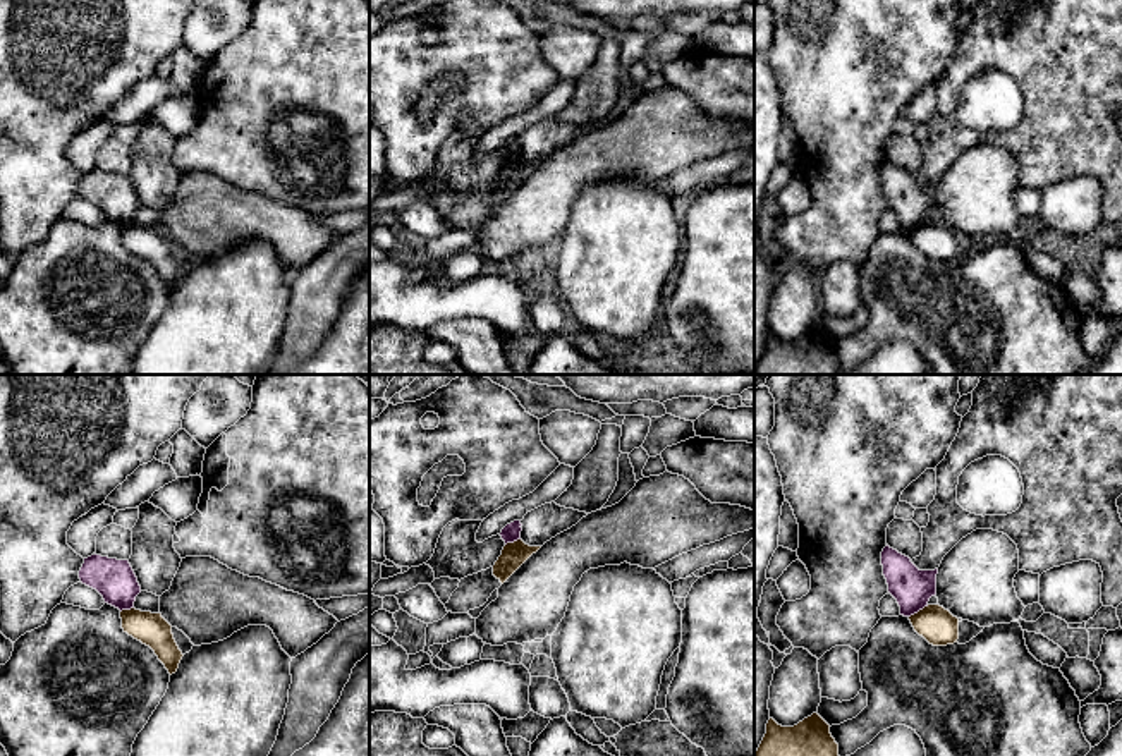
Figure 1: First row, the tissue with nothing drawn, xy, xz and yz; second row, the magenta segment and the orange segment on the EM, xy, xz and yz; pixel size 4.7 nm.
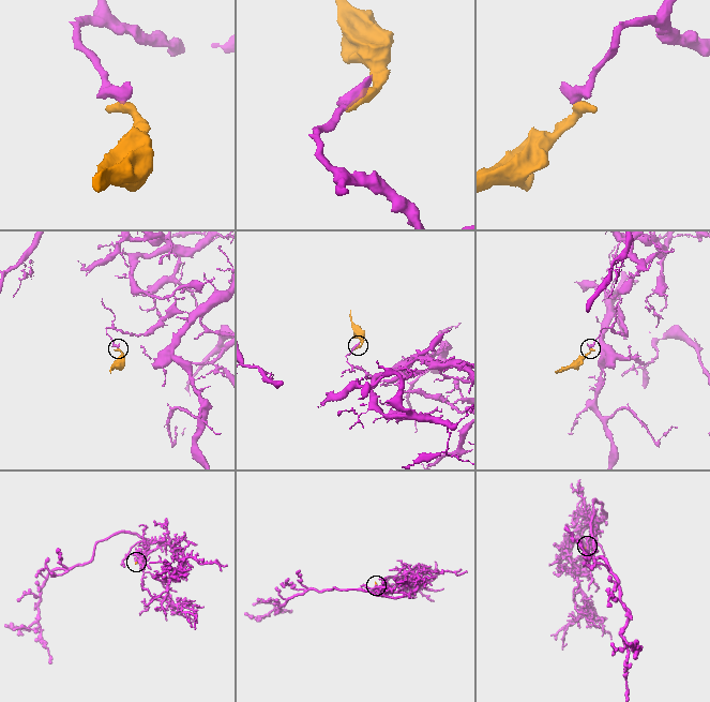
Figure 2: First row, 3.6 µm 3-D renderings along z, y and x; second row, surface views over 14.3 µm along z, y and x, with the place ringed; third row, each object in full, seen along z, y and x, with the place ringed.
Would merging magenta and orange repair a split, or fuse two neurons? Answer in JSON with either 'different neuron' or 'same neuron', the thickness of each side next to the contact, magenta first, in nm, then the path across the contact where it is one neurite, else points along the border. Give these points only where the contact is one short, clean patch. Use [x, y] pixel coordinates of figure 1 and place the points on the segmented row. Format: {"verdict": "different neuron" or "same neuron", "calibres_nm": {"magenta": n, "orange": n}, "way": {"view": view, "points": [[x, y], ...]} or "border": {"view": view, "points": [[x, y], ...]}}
{"verdict": "different neuron", "calibres_nm": {"magenta": 190, "orange": 170}, "border": {"view": "yz", "points": [[928, 605], [909, 617]]}}

